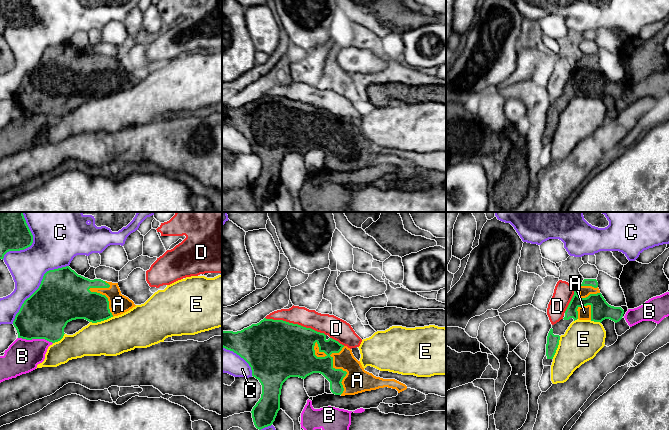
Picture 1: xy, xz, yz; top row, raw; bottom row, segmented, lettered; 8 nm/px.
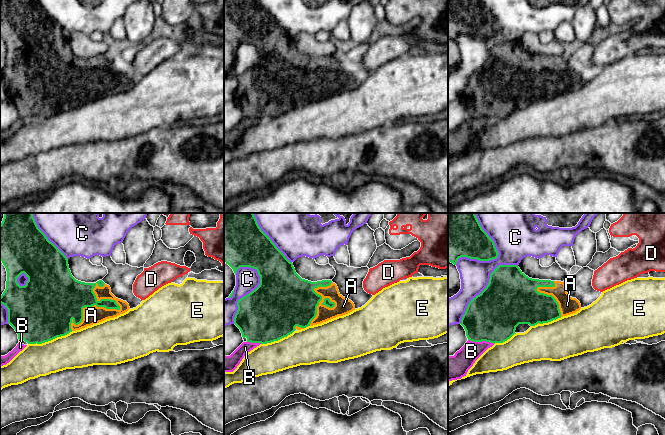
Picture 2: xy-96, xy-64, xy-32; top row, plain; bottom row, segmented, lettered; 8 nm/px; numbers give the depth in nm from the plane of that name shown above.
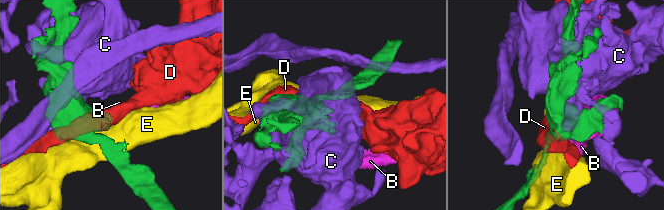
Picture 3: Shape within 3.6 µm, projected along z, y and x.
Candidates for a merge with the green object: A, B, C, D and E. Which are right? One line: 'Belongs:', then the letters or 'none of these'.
Belongs: A

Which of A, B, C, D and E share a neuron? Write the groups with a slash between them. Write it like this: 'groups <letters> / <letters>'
groups A / B / C / D / E

